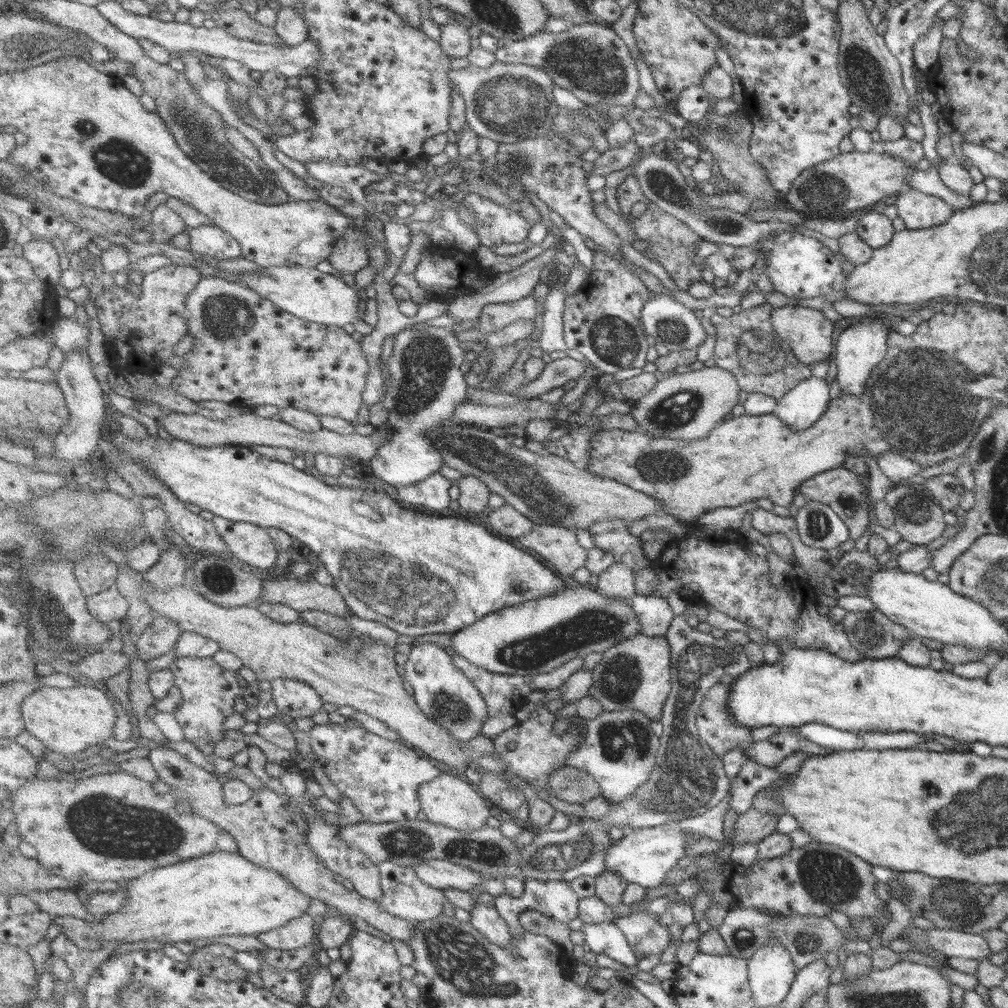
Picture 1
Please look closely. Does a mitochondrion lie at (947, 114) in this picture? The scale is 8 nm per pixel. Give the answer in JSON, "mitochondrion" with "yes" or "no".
{"mitochondrion":"no"}

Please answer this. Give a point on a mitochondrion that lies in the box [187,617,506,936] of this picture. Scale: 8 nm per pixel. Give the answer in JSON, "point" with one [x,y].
{"point":[452,705]}

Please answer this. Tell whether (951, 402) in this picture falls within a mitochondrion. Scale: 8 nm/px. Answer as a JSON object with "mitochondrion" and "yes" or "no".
{"mitochondrion":"yes"}

